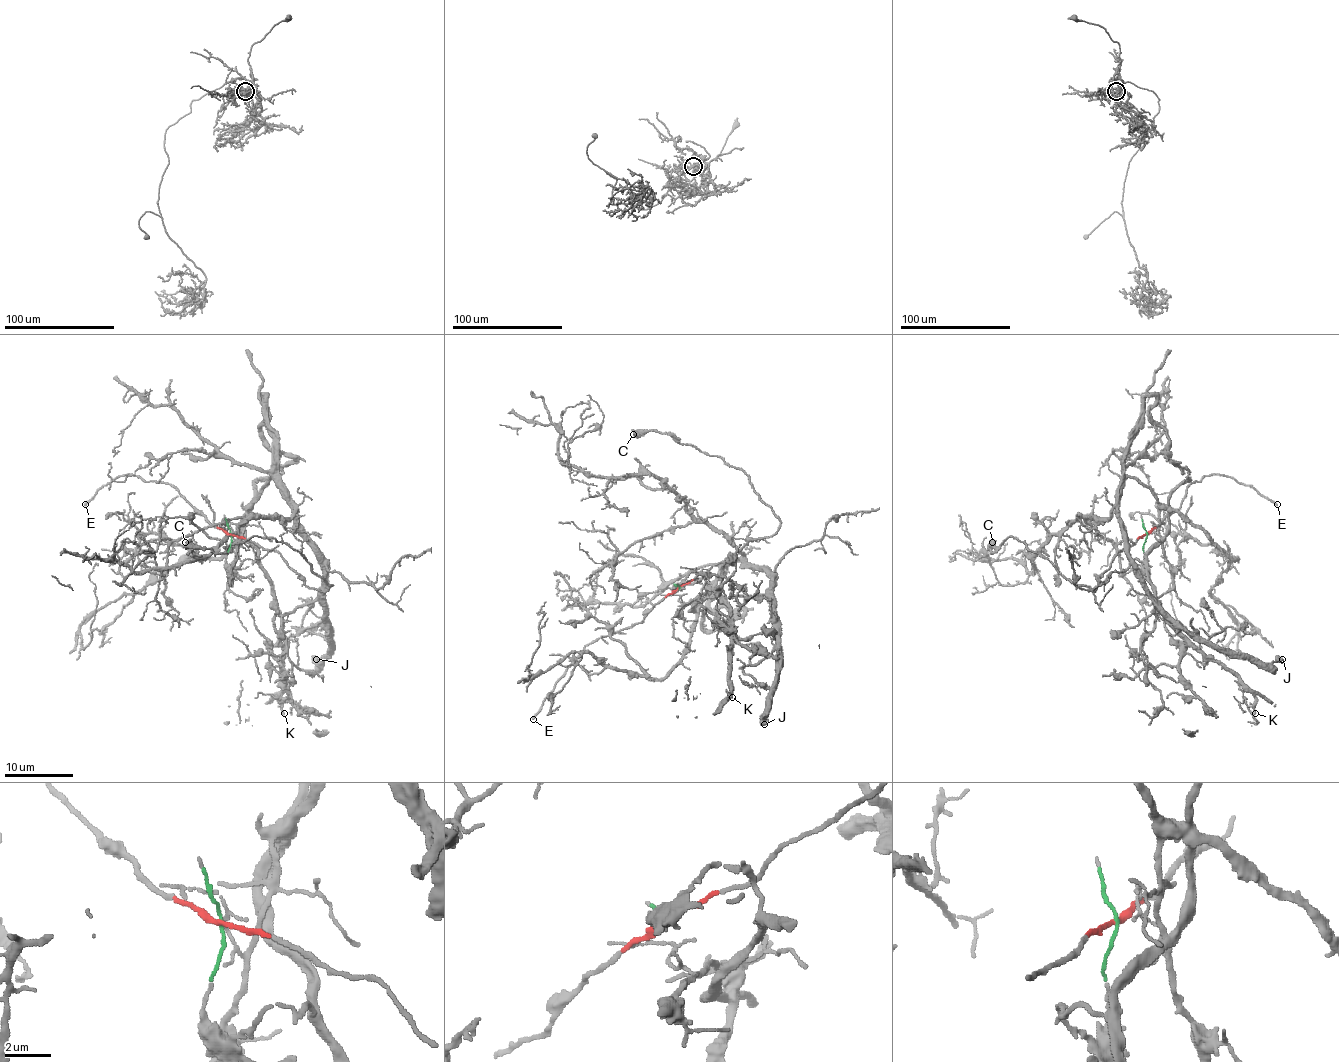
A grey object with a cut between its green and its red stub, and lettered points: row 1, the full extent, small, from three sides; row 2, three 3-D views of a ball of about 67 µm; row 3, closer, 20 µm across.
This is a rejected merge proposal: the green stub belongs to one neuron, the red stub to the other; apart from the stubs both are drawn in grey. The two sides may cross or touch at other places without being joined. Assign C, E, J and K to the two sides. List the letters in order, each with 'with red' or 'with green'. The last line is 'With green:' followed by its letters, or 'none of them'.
C: with red
E: with red
J: with green
K: with green
With green: J, K

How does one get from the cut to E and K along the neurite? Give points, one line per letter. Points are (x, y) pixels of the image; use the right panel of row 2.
E: (1147, 534), (1180, 506), (1190, 484), (1205, 476), (1223, 474), (1241, 484), (1250, 484), (1277, 505)
K: (1147, 534), (1144, 565), (1137, 568), (1130, 561), (1144, 563), (1156, 608), (1238, 678), (1255, 698), (1255, 714)

